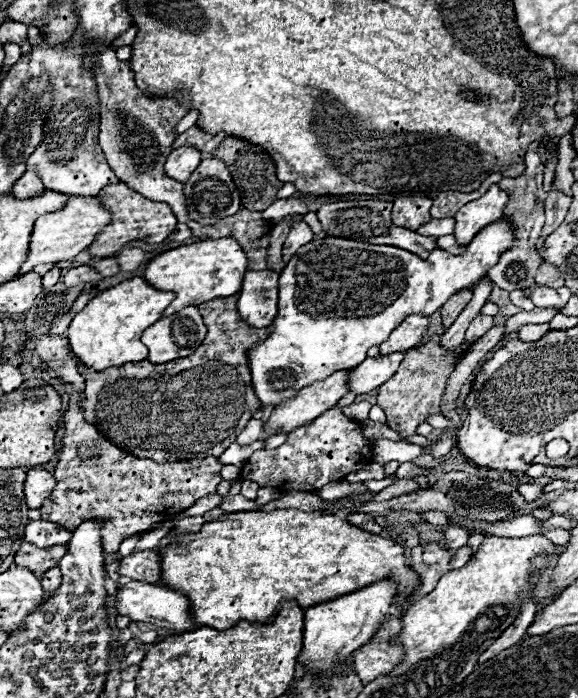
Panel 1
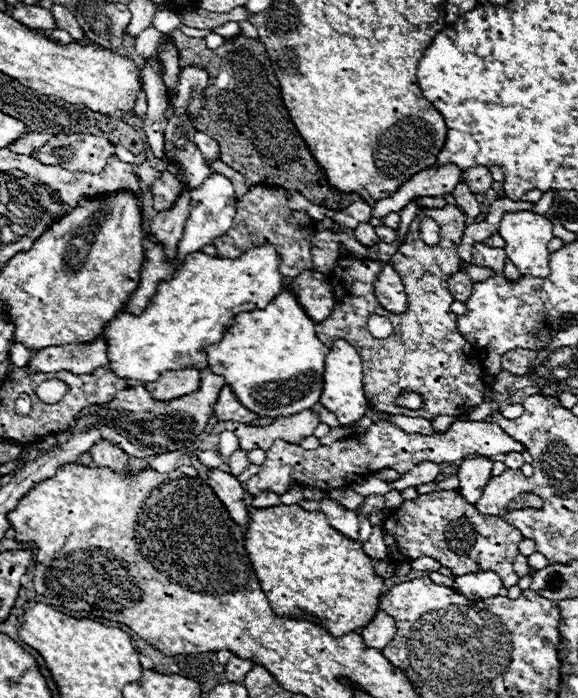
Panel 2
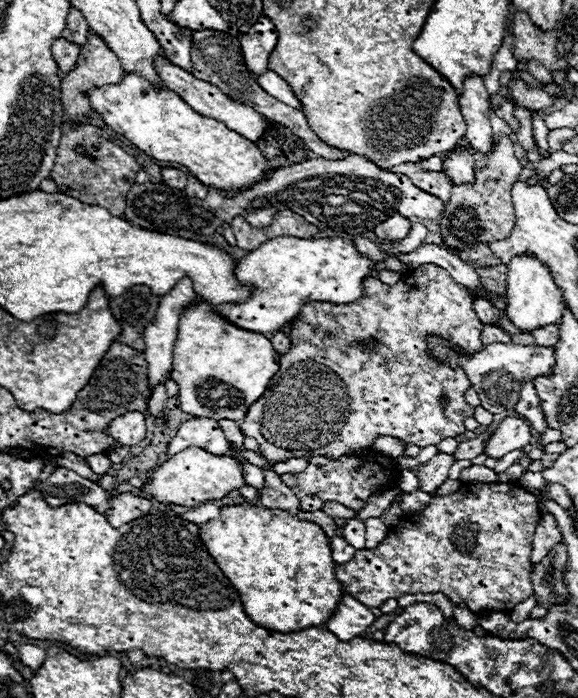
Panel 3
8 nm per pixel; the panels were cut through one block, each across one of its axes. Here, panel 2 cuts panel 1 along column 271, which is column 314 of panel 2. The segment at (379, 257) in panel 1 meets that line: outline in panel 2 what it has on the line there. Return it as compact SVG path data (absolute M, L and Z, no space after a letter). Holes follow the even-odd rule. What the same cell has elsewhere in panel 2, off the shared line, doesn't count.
M284 290L268 308L256 312L244 312L234 318L232 326L222 334L220 344L208 346L208 368L222 376L230 386L236 400L258 416L292 416L318 404L324 388L324 360L328 348L316 338L314 322L302 312L296 298Z

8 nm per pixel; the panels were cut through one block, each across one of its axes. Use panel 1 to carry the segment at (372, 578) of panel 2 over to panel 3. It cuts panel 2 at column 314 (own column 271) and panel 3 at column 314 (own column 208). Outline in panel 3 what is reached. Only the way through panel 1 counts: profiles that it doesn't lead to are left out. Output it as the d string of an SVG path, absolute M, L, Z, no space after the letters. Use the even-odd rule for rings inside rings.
M224 506L220 516L202 524L200 538L214 556L220 570L232 580L232 586L240 592L244 612L258 626L276 632L296 632L304 628L320 628L336 612L344 588L336 580L336 562L332 558L330 540L316 522L298 520L286 510L264 508L264 506Z

